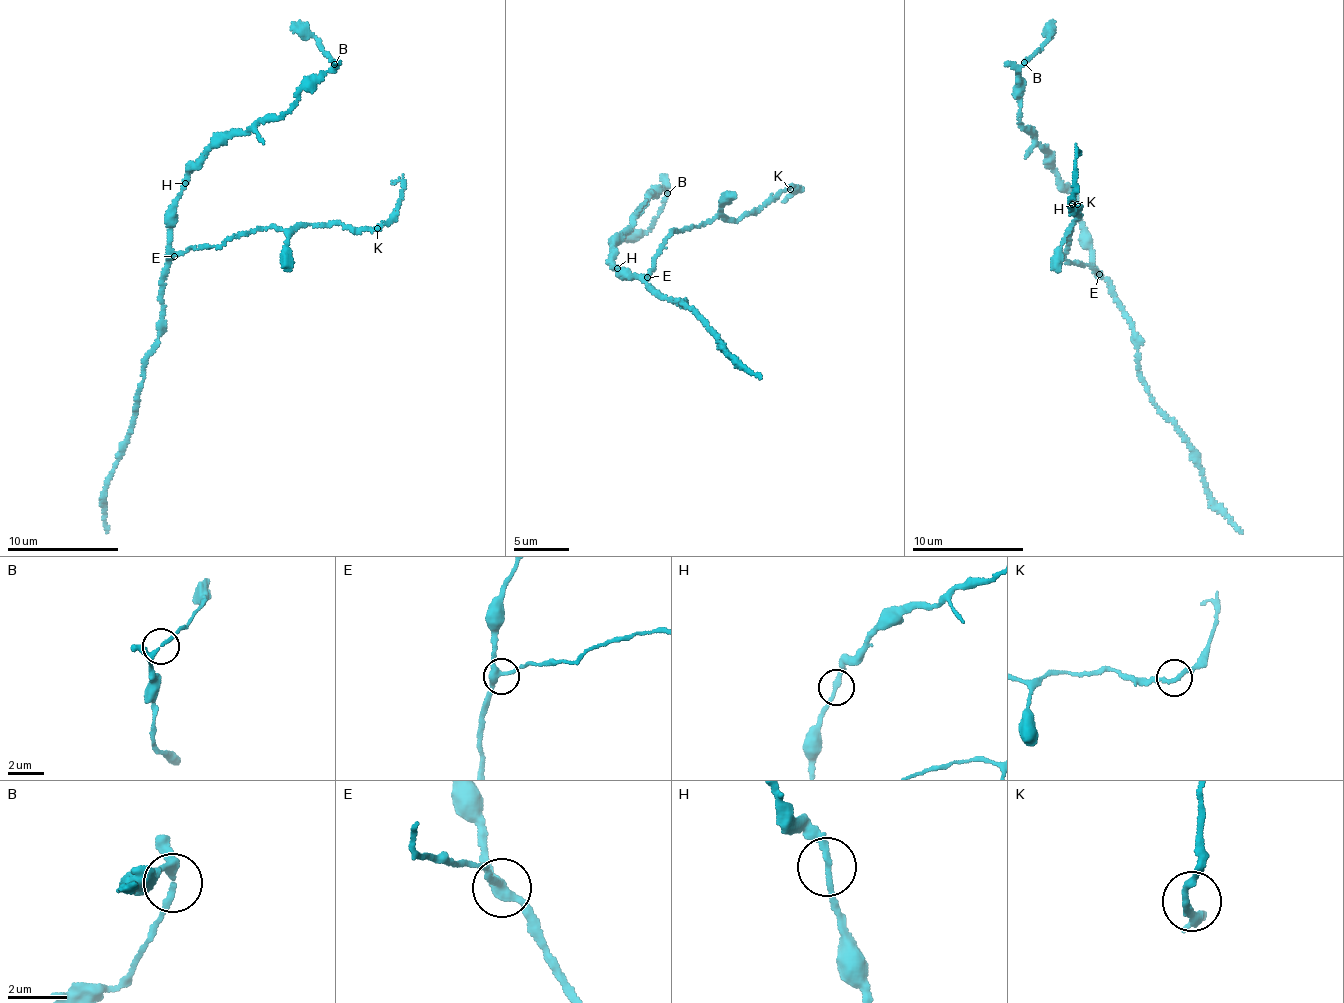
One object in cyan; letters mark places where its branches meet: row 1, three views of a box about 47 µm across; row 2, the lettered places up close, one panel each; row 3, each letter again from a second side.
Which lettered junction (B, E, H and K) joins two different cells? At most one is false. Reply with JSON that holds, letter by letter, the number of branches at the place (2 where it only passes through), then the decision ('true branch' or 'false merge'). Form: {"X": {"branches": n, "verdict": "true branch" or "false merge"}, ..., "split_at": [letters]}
{"B": {"branches": 3, "verdict": "true branch"}, "E": {"branches": 3, "verdict": "true branch"}, "H": {"branches": 2, "verdict": "true branch"}, "K": {"branches": 2, "verdict": "true branch"}, "split_at": []}

